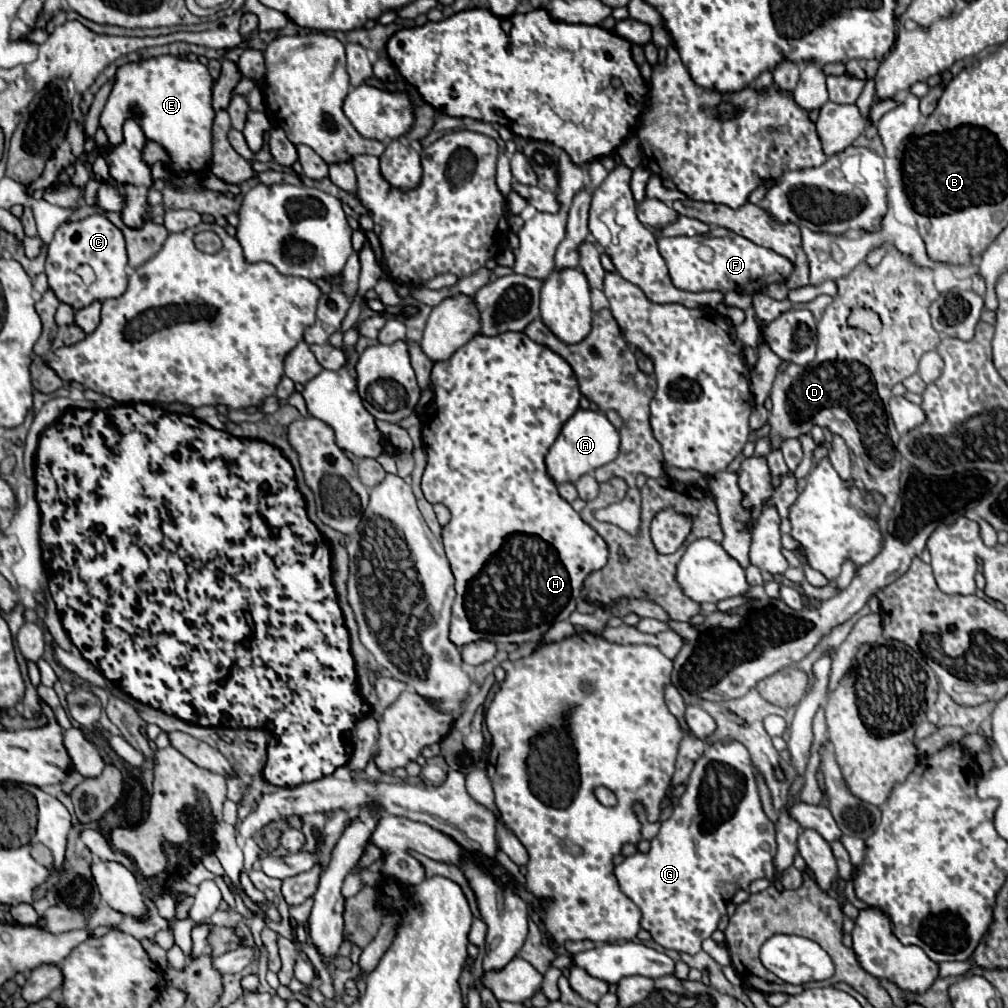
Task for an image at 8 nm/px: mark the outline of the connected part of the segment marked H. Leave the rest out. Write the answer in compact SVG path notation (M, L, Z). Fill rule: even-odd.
M505 332L493 338L487 336L475 336L471 338L465 346L461 346L449 360L435 362L433 372L431 372L431 388L435 394L433 408L435 414L433 418L423 418L423 444L427 452L427 466L425 474L421 480L423 494L429 502L439 502L445 504L451 512L451 520L447 526L443 526L443 546L445 554L453 566L453 576L455 576L455 592L457 598L453 602L453 616L451 616L451 630L449 630L449 640L455 646L465 646L477 640L489 640L495 644L521 644L527 640L541 640L543 634L561 620L567 620L571 612L575 612L575 602L579 598L579 588L583 580L595 572L601 570L607 560L609 560L609 548L605 540L581 520L581 516L567 504L559 494L555 484L551 484L551 478L547 476L543 458L549 452L551 444L557 440L561 434L563 424L579 410L579 382L571 370L571 366L555 354L551 348L533 342L527 338L523 332Z

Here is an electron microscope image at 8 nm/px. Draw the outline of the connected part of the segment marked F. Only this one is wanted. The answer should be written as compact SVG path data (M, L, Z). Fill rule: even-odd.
M717 228L717 236L677 236L677 238L659 238L659 252L669 268L669 278L673 282L675 288L679 290L687 290L687 292L729 292L729 290L737 290L737 292L745 292L745 294L755 294L755 292L765 292L769 284L773 282L785 282L789 278L789 274L795 270L795 264L769 250L763 246L753 244L751 240L725 230L725 228ZM701 246L707 246L713 250L711 260L703 260L699 258L697 250Z

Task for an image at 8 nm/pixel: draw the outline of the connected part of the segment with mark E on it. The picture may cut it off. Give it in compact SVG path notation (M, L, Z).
M157 56L125 64L117 70L113 90L101 112L101 128L109 142L119 146L123 142L123 124L135 118L143 128L147 140L157 142L169 156L169 168L173 174L191 172L203 178L211 170L213 158L213 118L211 106L213 78L207 66L199 62L181 60L175 56Z

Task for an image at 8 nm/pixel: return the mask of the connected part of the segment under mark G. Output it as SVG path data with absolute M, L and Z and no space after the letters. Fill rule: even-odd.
M715 742L711 744L703 754L701 758L695 762L695 768L687 780L687 790L685 794L679 798L677 806L673 808L671 816L661 824L661 830L659 834L651 840L651 848L649 852L635 852L633 856L627 856L619 866L615 866L613 870L613 876L617 878L619 882L619 888L621 892L641 910L641 928L647 930L651 934L651 938L663 946L663 948L671 948L671 950L677 950L677 952L687 952L687 954L697 954L701 952L701 942L705 938L709 938L713 934L713 930L717 928L717 922L719 918L725 914L725 906L727 902L735 896L735 892L739 888L749 888L749 884L757 878L773 878L773 856L777 852L777 842L775 842L775 826L766 816L762 802L759 797L759 790L757 780L754 775L754 768L747 749L739 742L731 742L731 744L721 744L721 742Z

